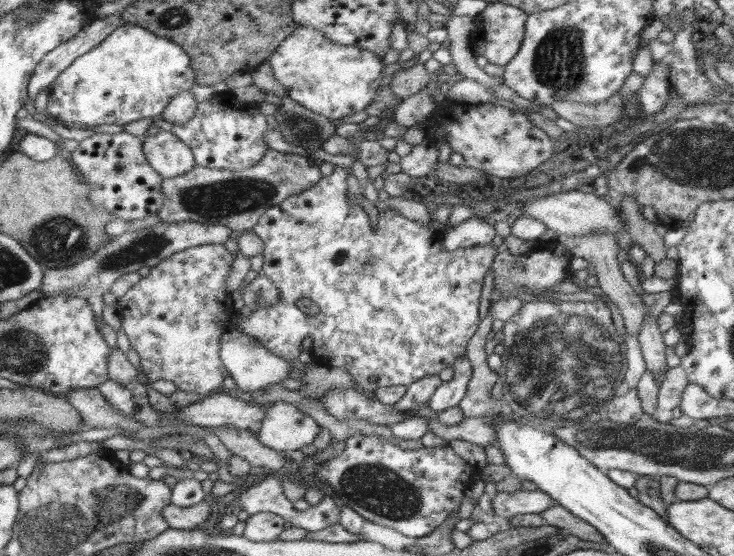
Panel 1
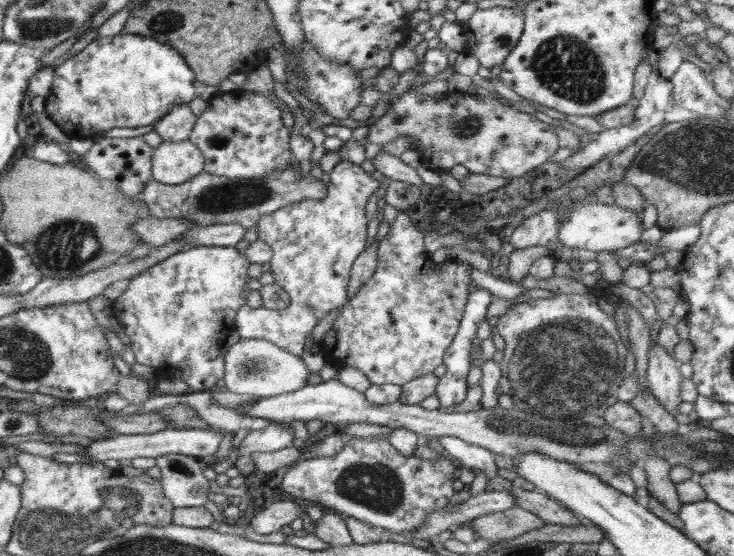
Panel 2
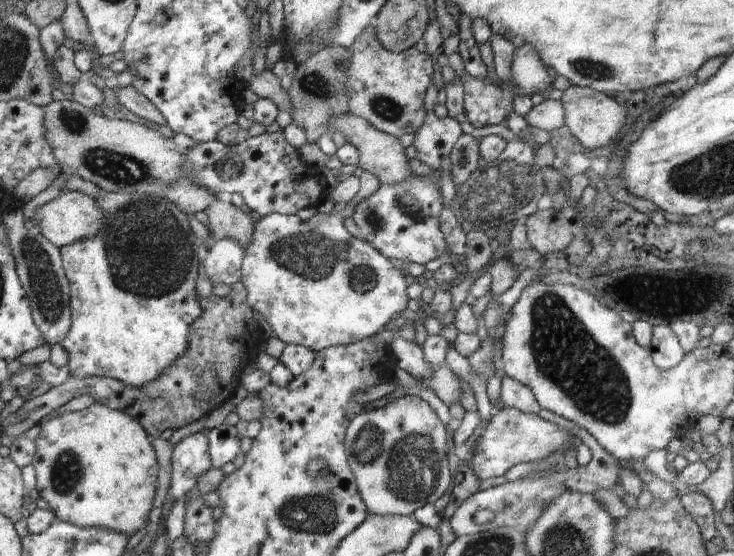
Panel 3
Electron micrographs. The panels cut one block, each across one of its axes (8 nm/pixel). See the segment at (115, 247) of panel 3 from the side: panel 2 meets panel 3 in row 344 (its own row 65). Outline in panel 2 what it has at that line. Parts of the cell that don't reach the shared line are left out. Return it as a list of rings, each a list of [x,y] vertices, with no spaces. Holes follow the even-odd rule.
[[[138,34],[98,37],[82,52],[58,68],[45,112],[72,138],[91,137],[113,128],[140,128],[155,125],[178,105],[189,105],[200,97],[208,101],[219,90],[198,82],[184,57],[154,38]]]

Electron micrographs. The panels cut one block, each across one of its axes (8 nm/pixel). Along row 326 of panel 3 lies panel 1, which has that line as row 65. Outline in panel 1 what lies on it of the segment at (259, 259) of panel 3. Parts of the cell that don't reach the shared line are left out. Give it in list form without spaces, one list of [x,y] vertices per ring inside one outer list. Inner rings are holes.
[[[299,26],[280,43],[280,47],[276,48],[276,51],[268,57],[267,62],[272,68],[275,79],[290,91],[288,97],[291,100],[332,121],[360,113],[370,106],[370,102],[380,98],[377,90],[381,83],[382,71],[385,68],[383,60],[364,48],[336,45],[326,38],[323,32],[309,28],[309,26]]]

